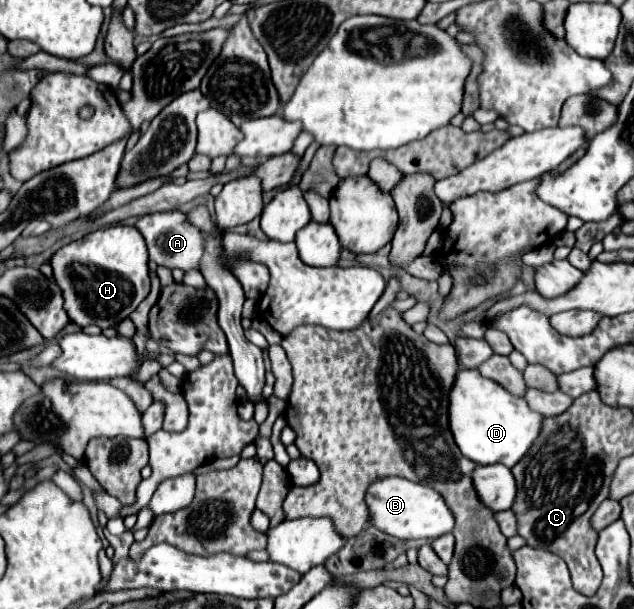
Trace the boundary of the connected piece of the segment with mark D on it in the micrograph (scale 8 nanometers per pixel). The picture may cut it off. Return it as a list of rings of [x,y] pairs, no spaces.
[[[460,370],[456,374],[456,380],[454,380],[454,386],[452,386],[448,400],[450,400],[448,424],[452,428],[452,436],[456,440],[456,446],[460,448],[460,452],[466,458],[470,458],[476,464],[496,464],[496,462],[500,462],[500,464],[512,468],[516,464],[516,460],[520,460],[528,452],[528,448],[532,446],[532,442],[540,434],[542,414],[530,410],[524,398],[512,396],[508,390],[504,390],[494,380],[484,378],[478,370]]]

